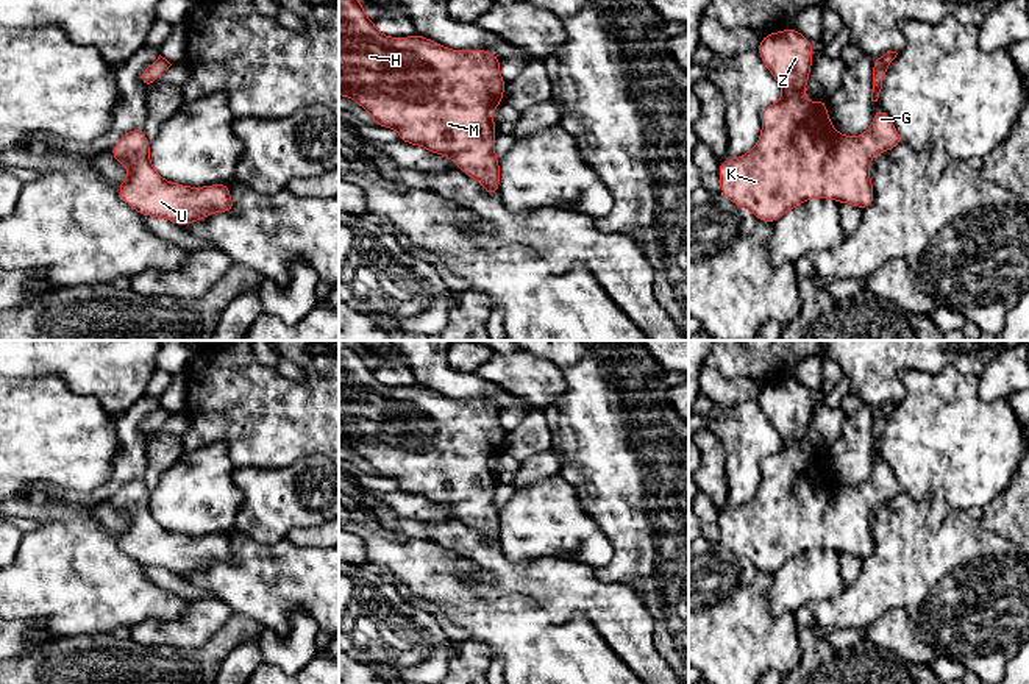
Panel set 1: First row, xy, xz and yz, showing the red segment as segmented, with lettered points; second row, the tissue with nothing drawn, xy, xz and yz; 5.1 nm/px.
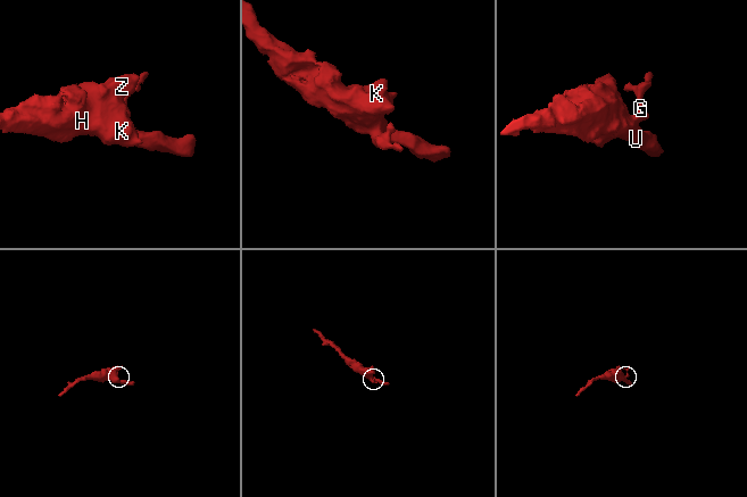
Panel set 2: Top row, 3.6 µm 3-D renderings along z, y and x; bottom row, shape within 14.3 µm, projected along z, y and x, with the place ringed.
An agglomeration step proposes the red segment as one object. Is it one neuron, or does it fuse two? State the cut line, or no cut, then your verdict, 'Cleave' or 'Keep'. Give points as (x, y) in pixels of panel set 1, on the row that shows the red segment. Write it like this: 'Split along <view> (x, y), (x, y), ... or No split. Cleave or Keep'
No split. Keep

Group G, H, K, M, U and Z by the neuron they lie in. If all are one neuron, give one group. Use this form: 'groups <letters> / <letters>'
groups G H K M U Z

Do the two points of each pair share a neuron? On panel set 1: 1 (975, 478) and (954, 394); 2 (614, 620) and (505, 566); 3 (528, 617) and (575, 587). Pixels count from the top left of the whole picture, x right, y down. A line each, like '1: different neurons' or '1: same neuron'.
1: same neuron
2: same neuron
3: different neurons

